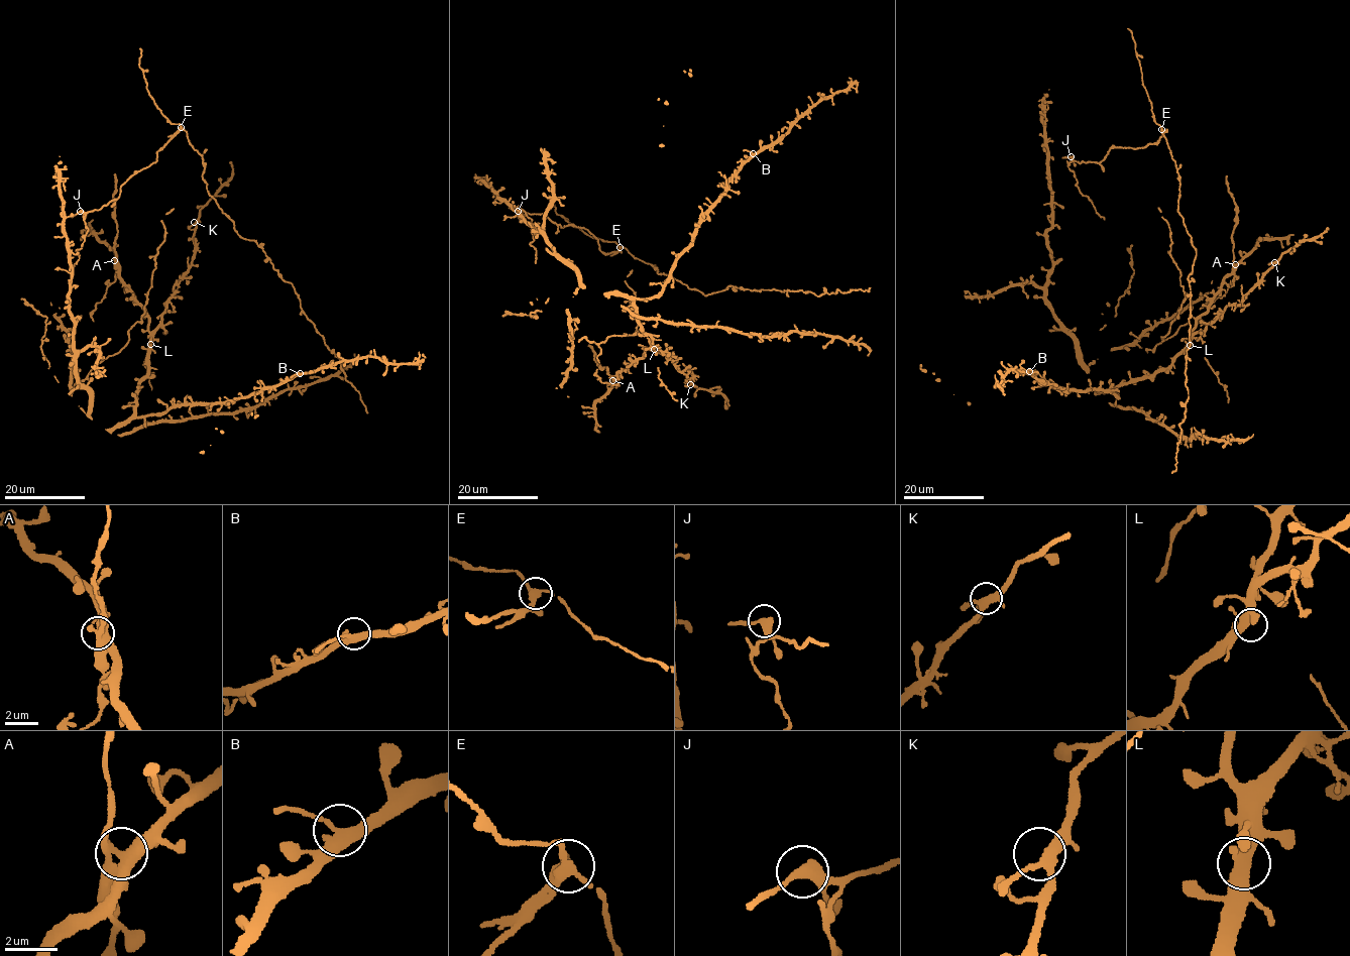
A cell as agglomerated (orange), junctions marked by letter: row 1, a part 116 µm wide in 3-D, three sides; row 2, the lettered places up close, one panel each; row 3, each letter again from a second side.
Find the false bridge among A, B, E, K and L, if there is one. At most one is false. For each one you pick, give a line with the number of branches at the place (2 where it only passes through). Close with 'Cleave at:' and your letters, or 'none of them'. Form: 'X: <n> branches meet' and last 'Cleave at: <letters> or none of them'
E: 3 branches meet
Cleave at: E

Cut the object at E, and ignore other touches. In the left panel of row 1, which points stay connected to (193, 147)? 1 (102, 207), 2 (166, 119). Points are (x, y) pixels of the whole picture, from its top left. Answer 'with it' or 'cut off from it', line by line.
1: cut off from it
2: with it

